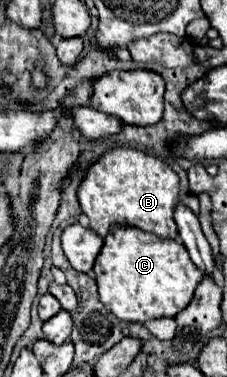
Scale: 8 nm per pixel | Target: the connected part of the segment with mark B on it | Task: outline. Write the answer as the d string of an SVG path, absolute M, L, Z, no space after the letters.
M129 148L109 150L99 158L99 162L95 162L87 170L77 190L77 198L83 214L87 214L91 220L91 230L95 230L101 238L107 236L111 224L135 226L159 238L169 238L169 240L177 238L173 212L175 206L181 202L179 176L171 170L169 164L165 164L155 156Z

